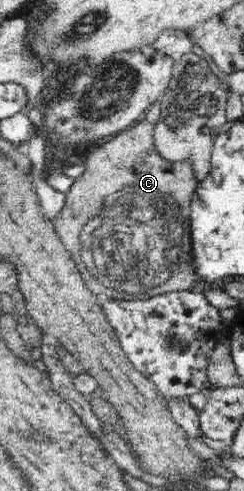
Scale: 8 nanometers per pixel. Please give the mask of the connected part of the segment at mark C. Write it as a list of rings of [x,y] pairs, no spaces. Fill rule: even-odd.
[[[145,119],[134,125],[130,130],[123,132],[120,136],[110,139],[95,152],[88,155],[84,164],[86,173],[74,181],[71,189],[66,194],[66,205],[58,216],[53,220],[55,231],[62,241],[66,251],[70,252],[76,265],[80,269],[83,279],[94,291],[94,293],[105,293],[112,299],[119,297],[130,300],[147,300],[156,295],[171,291],[199,291],[209,287],[204,278],[200,276],[200,270],[192,259],[194,251],[192,220],[190,220],[192,201],[202,183],[198,178],[197,164],[194,158],[170,160],[163,157],[155,144],[155,125],[148,123]]]

